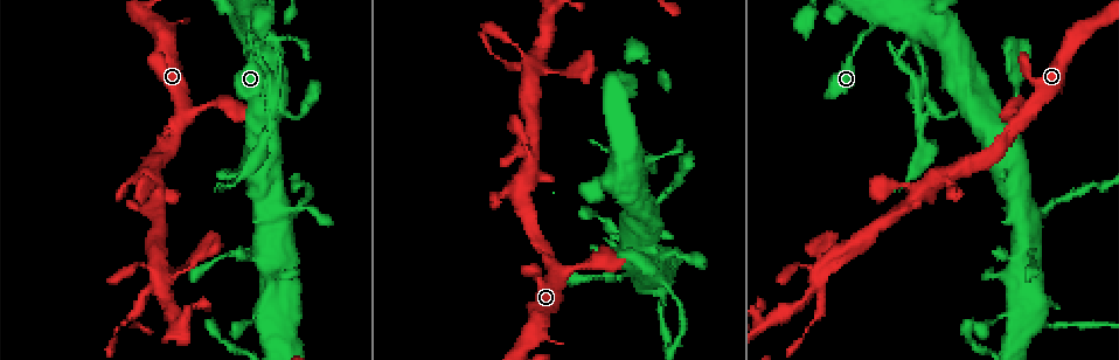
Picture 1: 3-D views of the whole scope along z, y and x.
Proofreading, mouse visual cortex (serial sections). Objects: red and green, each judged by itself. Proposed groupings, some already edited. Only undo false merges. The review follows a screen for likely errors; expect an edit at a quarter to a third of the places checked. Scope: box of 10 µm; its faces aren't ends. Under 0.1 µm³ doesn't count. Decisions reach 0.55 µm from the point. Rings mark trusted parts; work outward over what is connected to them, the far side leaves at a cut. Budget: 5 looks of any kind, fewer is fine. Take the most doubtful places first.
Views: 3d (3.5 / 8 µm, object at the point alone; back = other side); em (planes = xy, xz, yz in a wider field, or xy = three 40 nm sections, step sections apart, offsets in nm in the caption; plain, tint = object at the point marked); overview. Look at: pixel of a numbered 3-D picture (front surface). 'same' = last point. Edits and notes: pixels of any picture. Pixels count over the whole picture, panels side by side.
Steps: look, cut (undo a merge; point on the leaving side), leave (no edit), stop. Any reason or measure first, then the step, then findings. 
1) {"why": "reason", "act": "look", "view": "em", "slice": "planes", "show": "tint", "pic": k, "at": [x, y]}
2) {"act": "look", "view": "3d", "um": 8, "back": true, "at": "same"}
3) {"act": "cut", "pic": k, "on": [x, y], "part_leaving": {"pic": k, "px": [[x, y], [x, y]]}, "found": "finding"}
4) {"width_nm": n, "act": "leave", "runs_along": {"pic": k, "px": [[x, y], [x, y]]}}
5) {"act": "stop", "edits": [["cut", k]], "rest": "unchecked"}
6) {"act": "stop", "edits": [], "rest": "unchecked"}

{"why": "thick turns thin", "act": "look", "view": "3d", "um": 3.5, "back": true, "pic": 1, "at": [646, 162]}

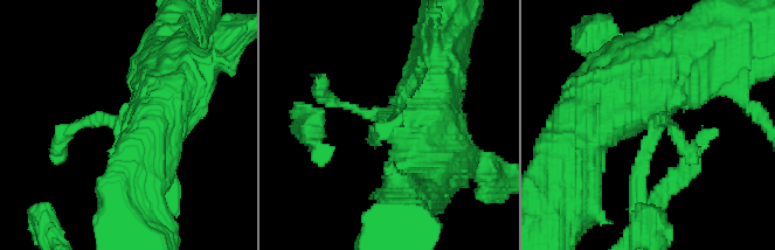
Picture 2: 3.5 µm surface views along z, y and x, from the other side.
{"why": "shape alone is not enough", "act": "look", "view": "em", "slice": "xy", "step": 5, "show": "tint", "pic": 2, "at": [654, 123]}

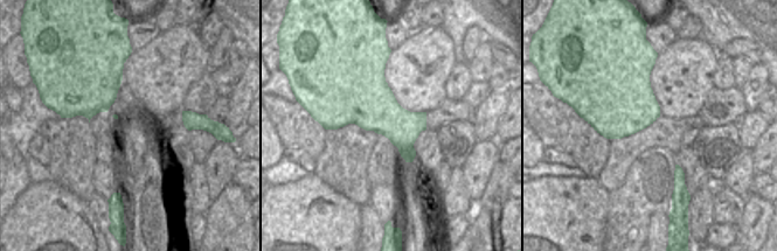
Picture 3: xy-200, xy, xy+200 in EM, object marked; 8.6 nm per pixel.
{"width_nm": 420, "act": "cut", "pic": 2, "on": [671, 178], "found": "a second cell is stuck on"}

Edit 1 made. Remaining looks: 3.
{"why": "see it whole again", "act": "look", "view": "overview"}

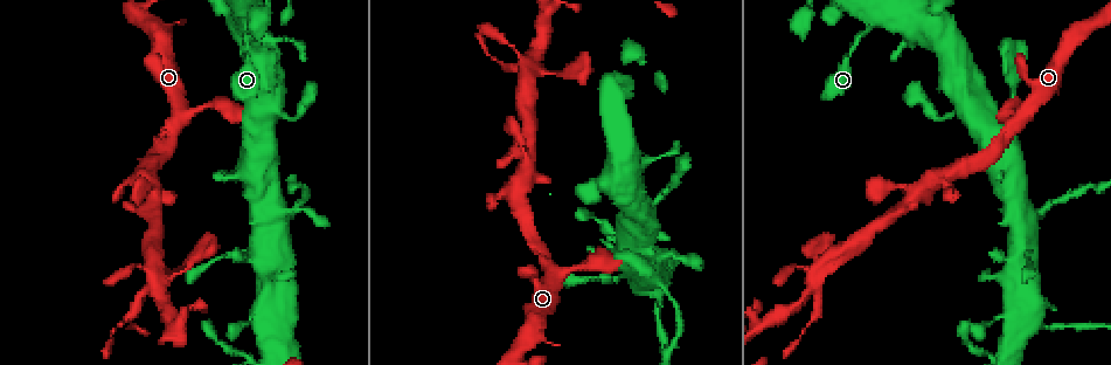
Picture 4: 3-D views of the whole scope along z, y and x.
{"why": "thick turns thin", "act": "look", "view": "em", "slice": "xy", "step": 1, "show": "tint", "pic": 4, "at": [294, 214]}

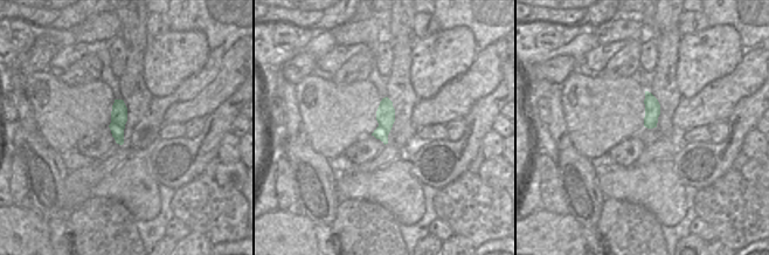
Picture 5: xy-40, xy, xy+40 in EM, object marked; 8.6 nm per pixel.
{"why": "see where the arms go", "act": "look", "view": "3d", "um": 3.5, "at": "same"}

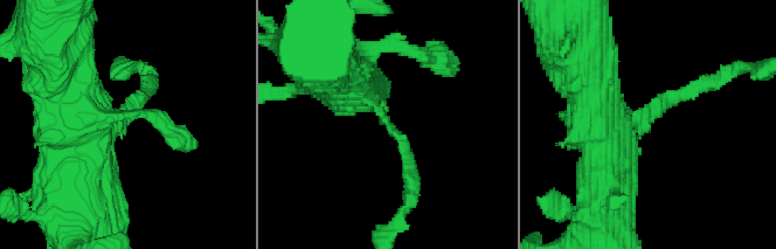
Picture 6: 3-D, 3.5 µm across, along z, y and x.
{"act": "leave", "runs_along": {"pic": 6, "px": [[335, 69], [403, 142], [407, 174]]}, "found": "one cell here"}

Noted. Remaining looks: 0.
{"act": "stop", "edits": [["cut", 2]], "rest": "unchecked"}

